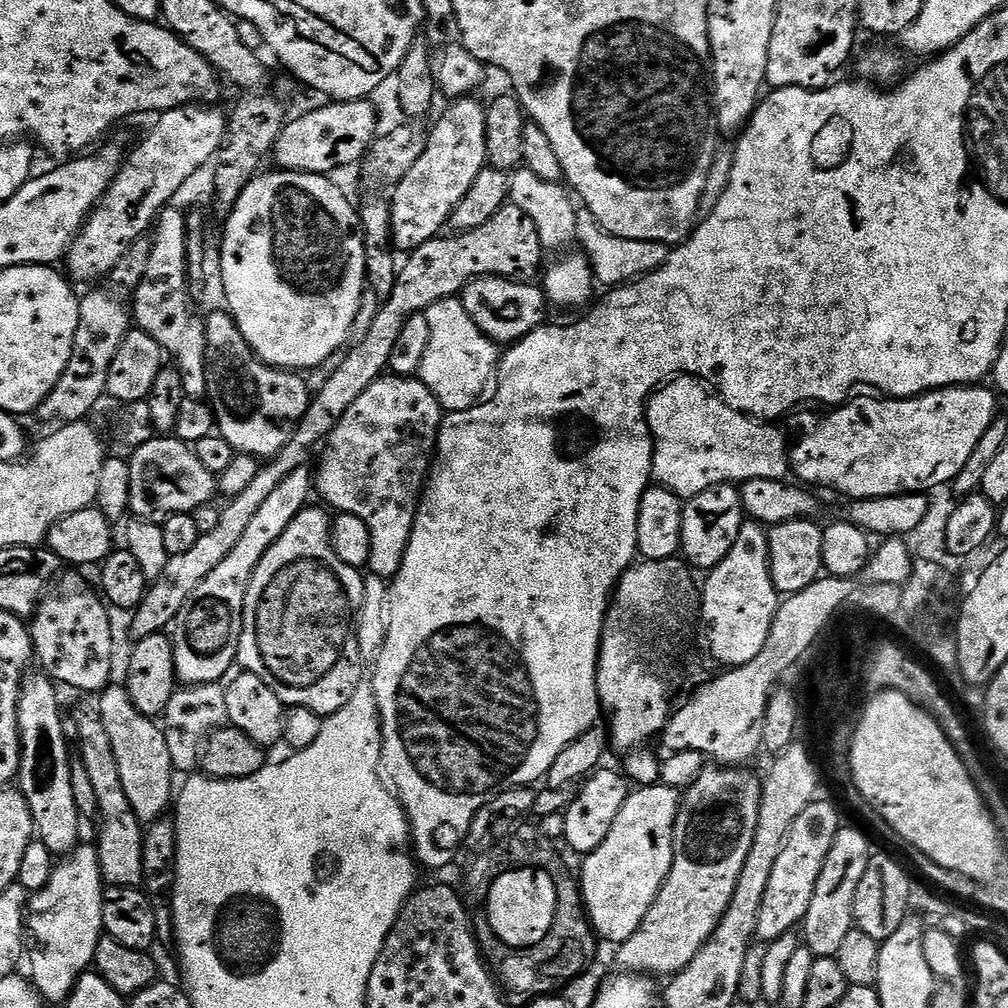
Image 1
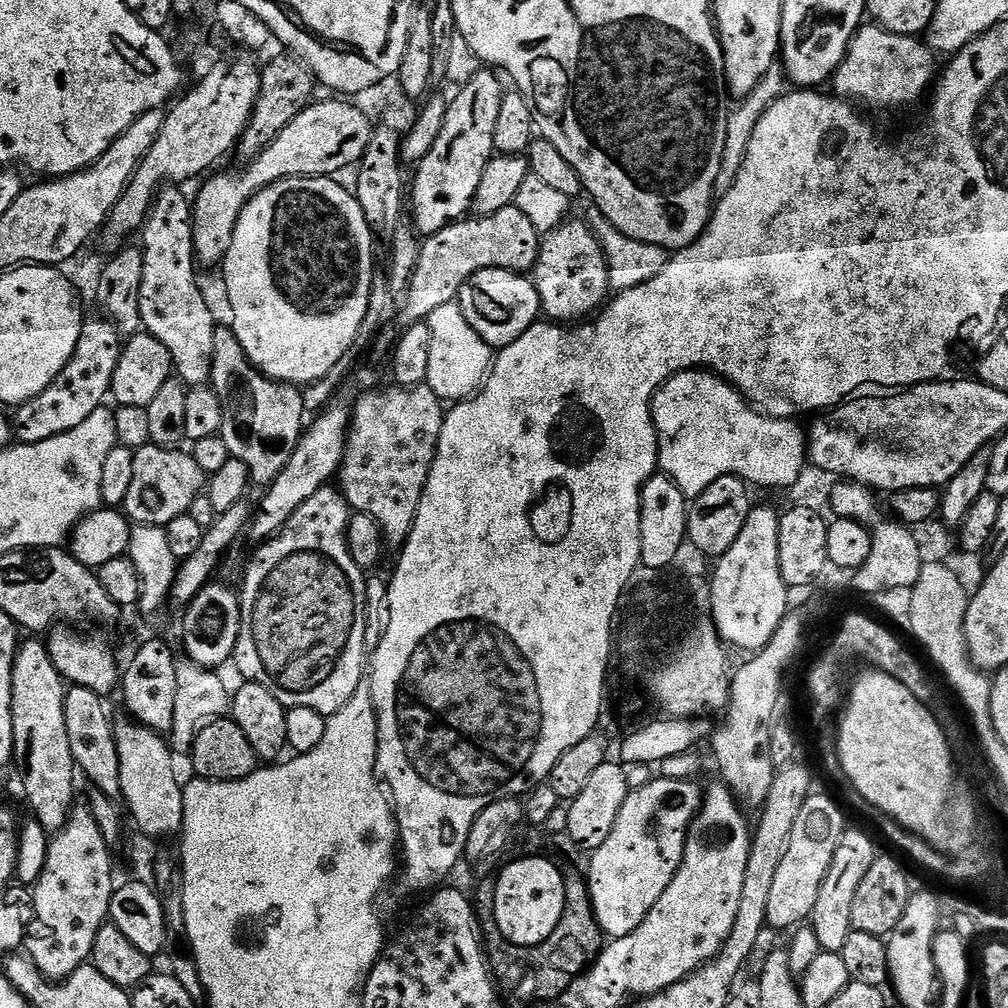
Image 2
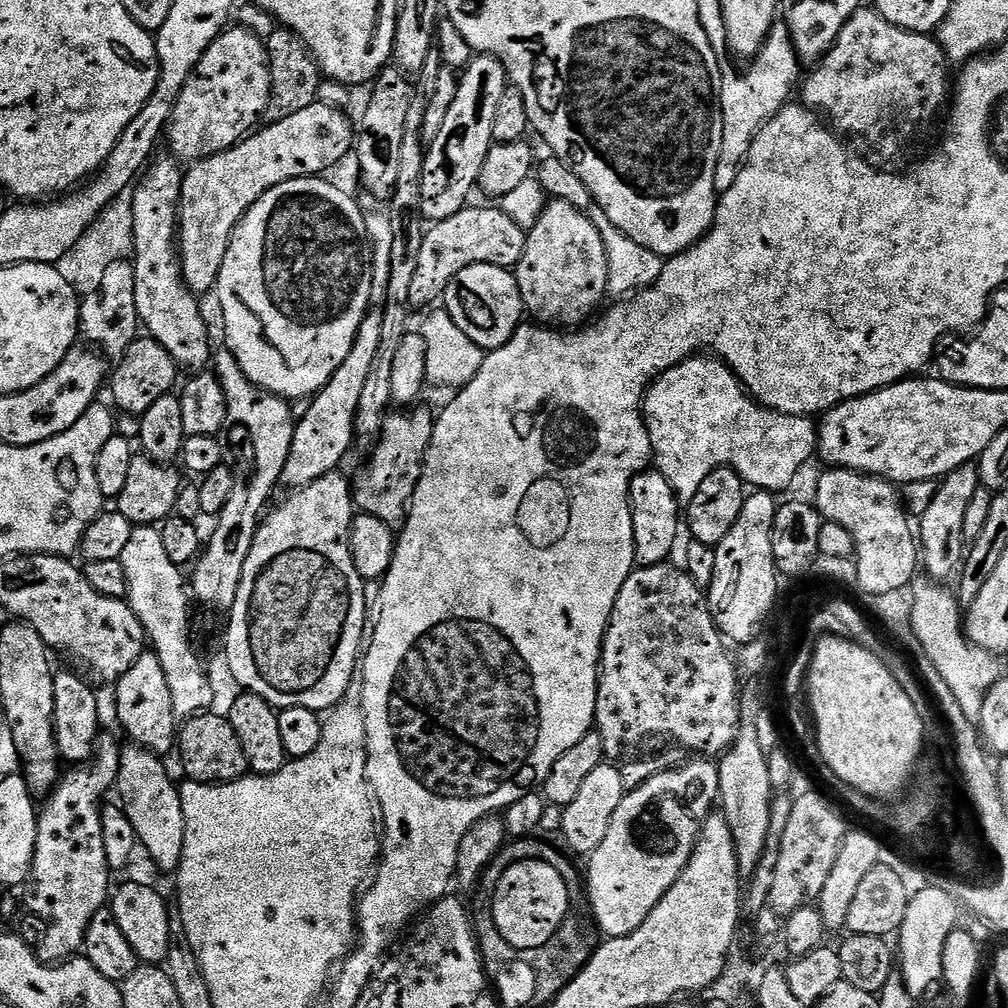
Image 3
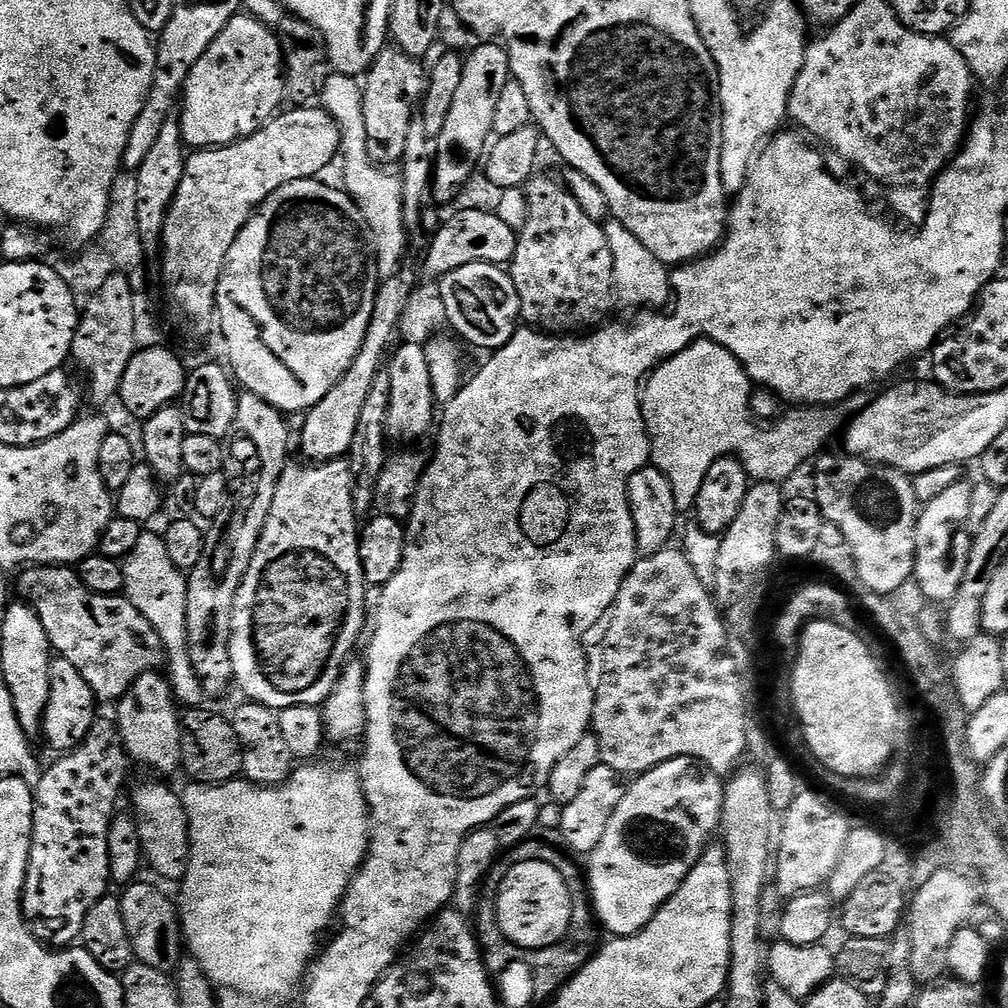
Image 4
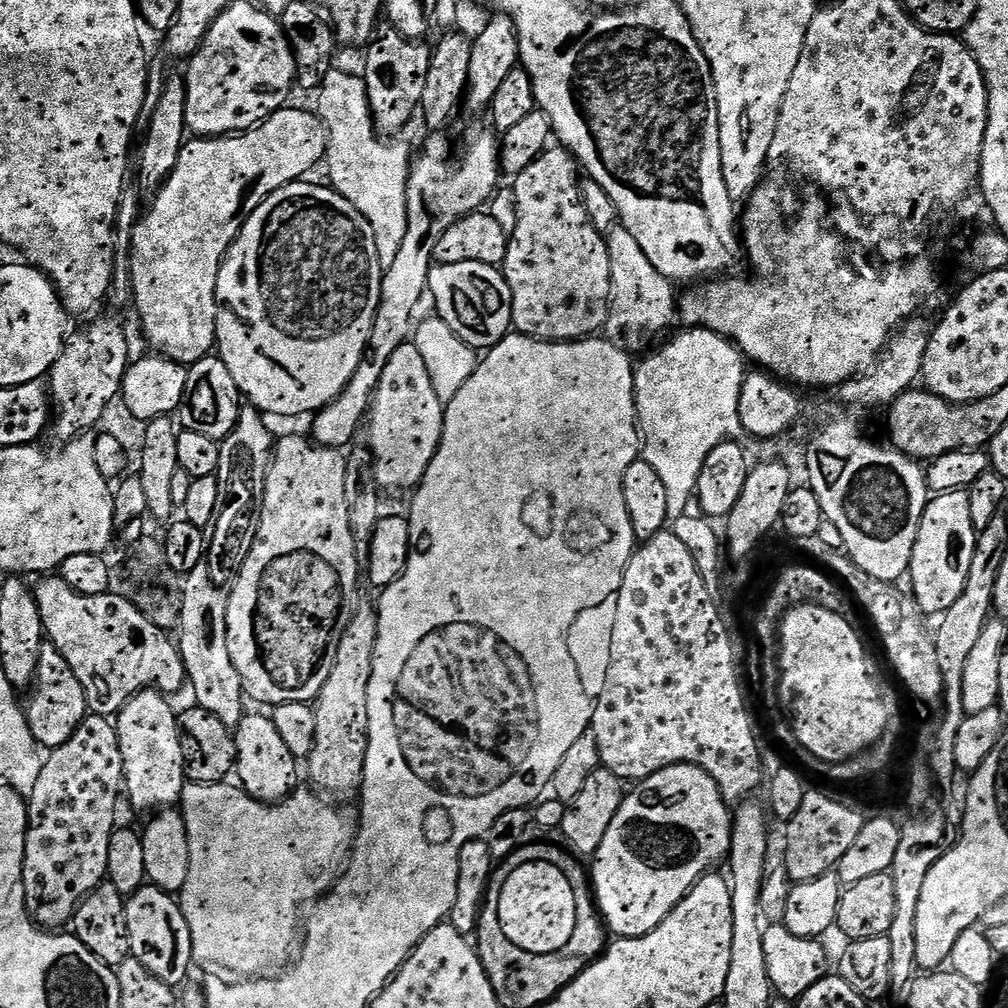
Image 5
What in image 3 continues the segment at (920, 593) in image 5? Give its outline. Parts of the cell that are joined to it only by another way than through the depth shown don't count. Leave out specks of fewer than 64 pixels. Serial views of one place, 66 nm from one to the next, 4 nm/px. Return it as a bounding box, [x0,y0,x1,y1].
[918,463,981,582]

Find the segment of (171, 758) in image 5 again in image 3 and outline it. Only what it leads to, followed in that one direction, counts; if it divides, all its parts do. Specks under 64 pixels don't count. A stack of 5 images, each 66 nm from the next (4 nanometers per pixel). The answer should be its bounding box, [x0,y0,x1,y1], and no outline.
[115,650,178,754]

